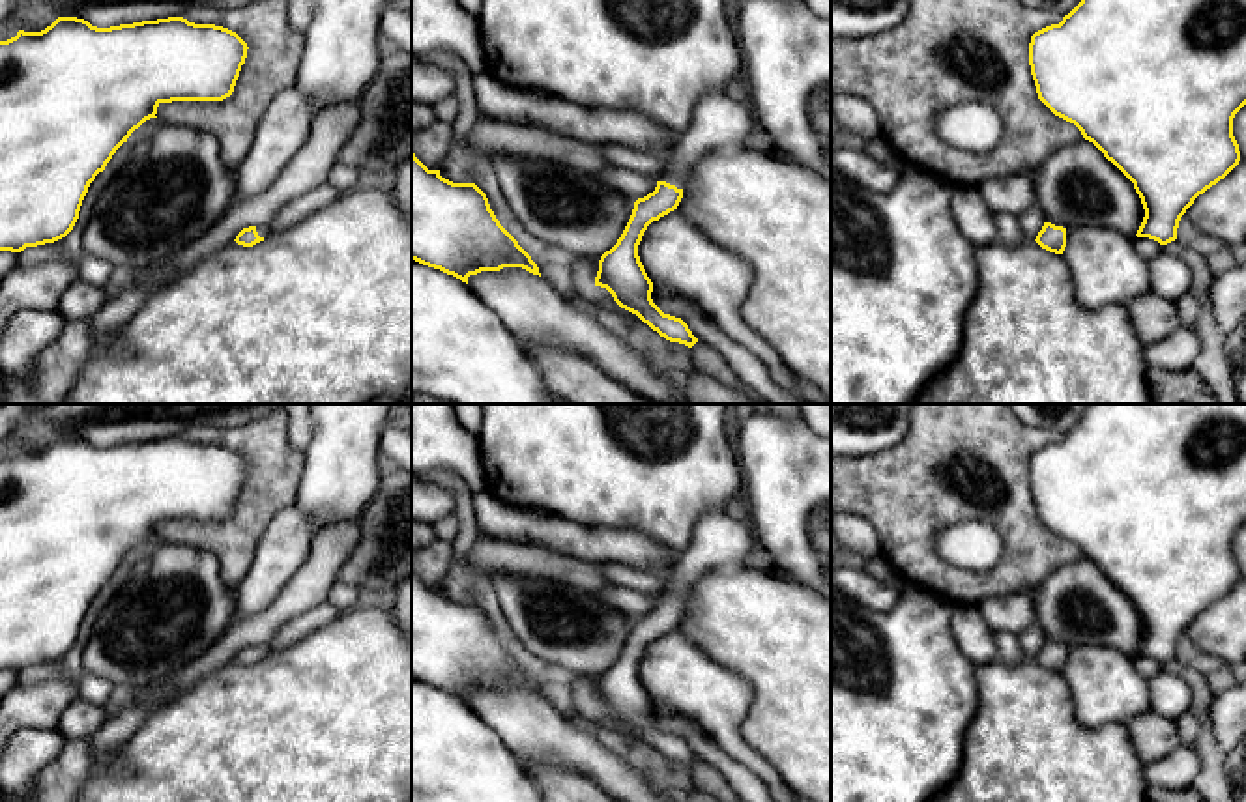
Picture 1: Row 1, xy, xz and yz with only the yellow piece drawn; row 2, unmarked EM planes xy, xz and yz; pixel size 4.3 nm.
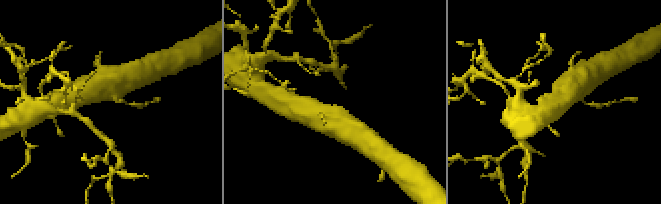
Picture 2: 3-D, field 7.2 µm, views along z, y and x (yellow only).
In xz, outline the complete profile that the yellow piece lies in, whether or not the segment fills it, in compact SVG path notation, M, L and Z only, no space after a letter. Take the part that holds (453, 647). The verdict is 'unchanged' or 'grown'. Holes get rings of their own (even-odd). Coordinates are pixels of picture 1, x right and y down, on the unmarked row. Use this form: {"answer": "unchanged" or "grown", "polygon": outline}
{"answer": "unchanged", "polygon": "M412 570L412 679L453 694L468 703L470 694L522 686L539 694L537 682L500 643L486 613L475 602L453 602L428 589Z"}

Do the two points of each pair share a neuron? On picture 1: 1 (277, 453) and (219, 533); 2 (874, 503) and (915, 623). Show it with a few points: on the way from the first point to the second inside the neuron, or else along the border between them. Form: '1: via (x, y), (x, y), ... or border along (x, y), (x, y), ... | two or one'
1: via (274, 473), (262, 496), (240, 518) | one
2: border along (910, 586), (928, 589), (951, 602) | two

